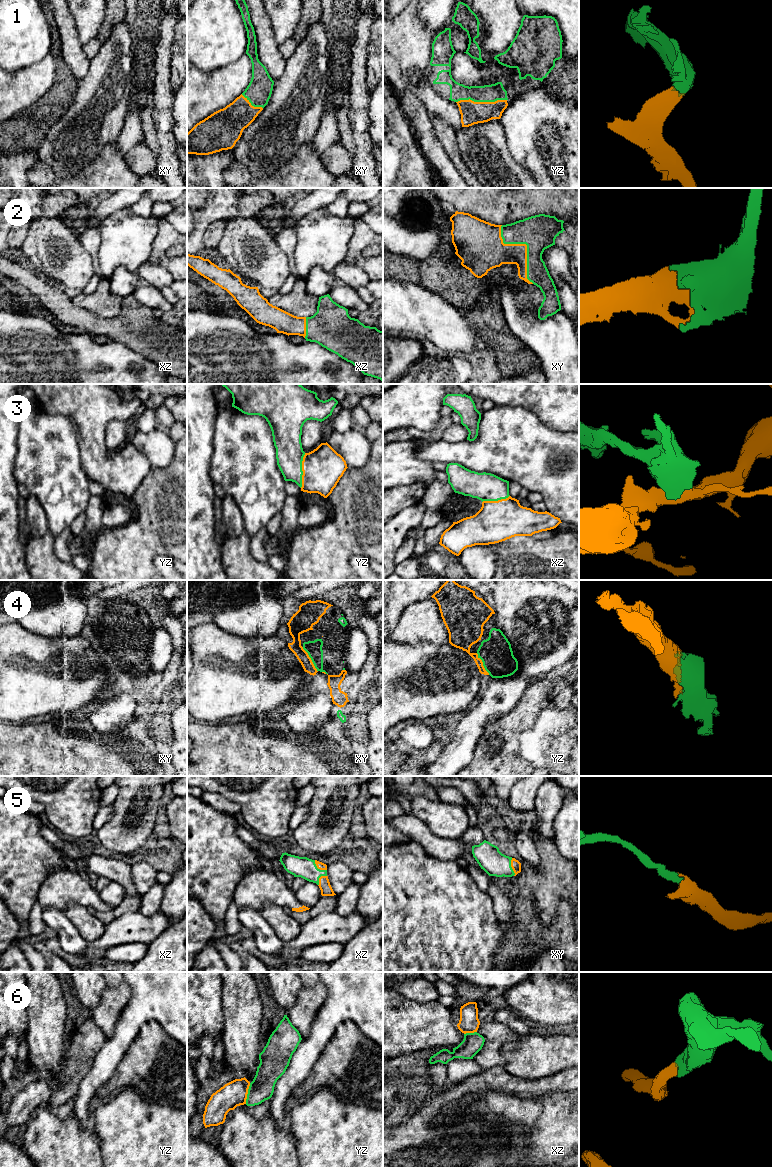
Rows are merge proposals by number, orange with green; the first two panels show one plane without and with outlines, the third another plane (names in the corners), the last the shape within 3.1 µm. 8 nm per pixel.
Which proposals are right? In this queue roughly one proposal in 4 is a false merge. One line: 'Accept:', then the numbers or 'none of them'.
Accept: 1, 2, 3, 4, 5, 6

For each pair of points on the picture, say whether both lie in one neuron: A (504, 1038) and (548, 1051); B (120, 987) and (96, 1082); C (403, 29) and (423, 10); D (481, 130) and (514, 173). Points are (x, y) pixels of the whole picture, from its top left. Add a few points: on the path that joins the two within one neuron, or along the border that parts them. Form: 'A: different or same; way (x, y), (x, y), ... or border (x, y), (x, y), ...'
A: same; way (515, 1049), (517, 1051), (537, 1051)
B: different; border (118, 1017), (113, 1034), (106, 1040)
C: different; border (414, 10), (433, 32)
D: same; way (482, 141), (503, 162)

